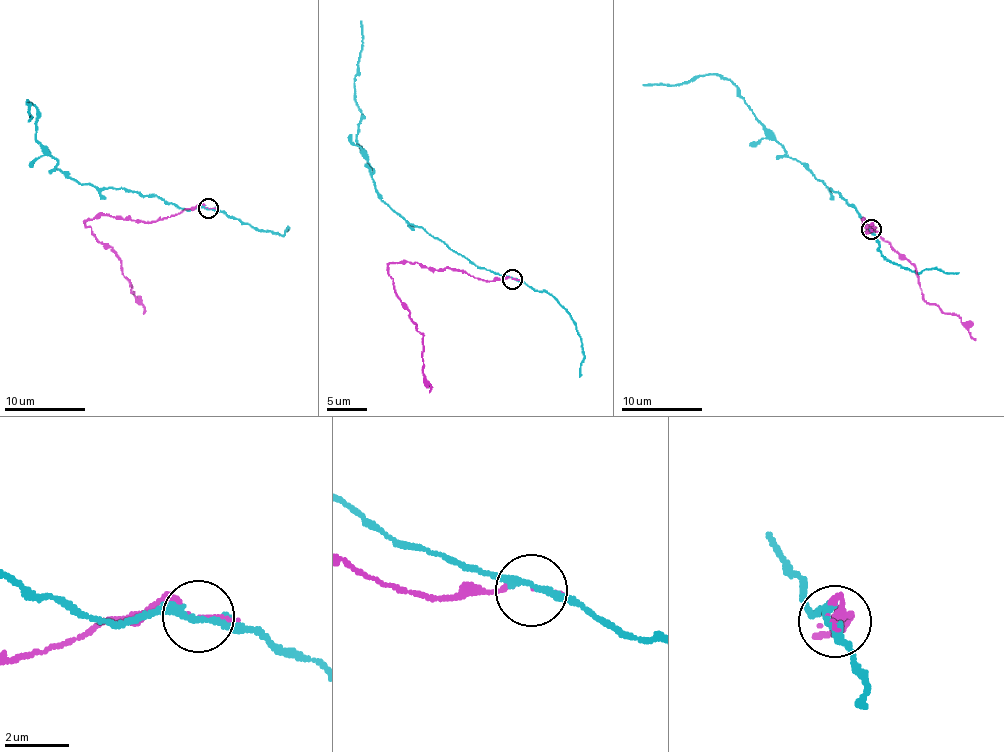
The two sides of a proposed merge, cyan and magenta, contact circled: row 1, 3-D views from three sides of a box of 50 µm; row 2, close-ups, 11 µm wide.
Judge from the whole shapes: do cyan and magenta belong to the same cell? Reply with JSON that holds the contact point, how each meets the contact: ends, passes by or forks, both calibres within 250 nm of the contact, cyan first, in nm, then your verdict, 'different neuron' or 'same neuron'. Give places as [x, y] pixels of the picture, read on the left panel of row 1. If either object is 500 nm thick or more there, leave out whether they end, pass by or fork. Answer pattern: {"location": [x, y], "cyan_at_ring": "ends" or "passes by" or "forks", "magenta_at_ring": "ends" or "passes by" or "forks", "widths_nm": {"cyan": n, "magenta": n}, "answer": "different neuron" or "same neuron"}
{"location": [208, 208], "cyan_at_ring": "passes by", "magenta_at_ring": "ends", "widths_nm": {"cyan": 240, "magenta": 100}, "answer": "different neuron"}

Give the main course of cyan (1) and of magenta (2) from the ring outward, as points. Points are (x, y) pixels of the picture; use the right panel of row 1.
1: (871, 229), (855, 208), (817, 179), (800, 161), (786, 154), (728, 79), (700, 74), (671, 85), (643, 85)
2: (871, 229), (874, 224), (865, 234), (864, 219), (914, 268), (925, 300), (943, 312), (953, 312), (975, 339)

